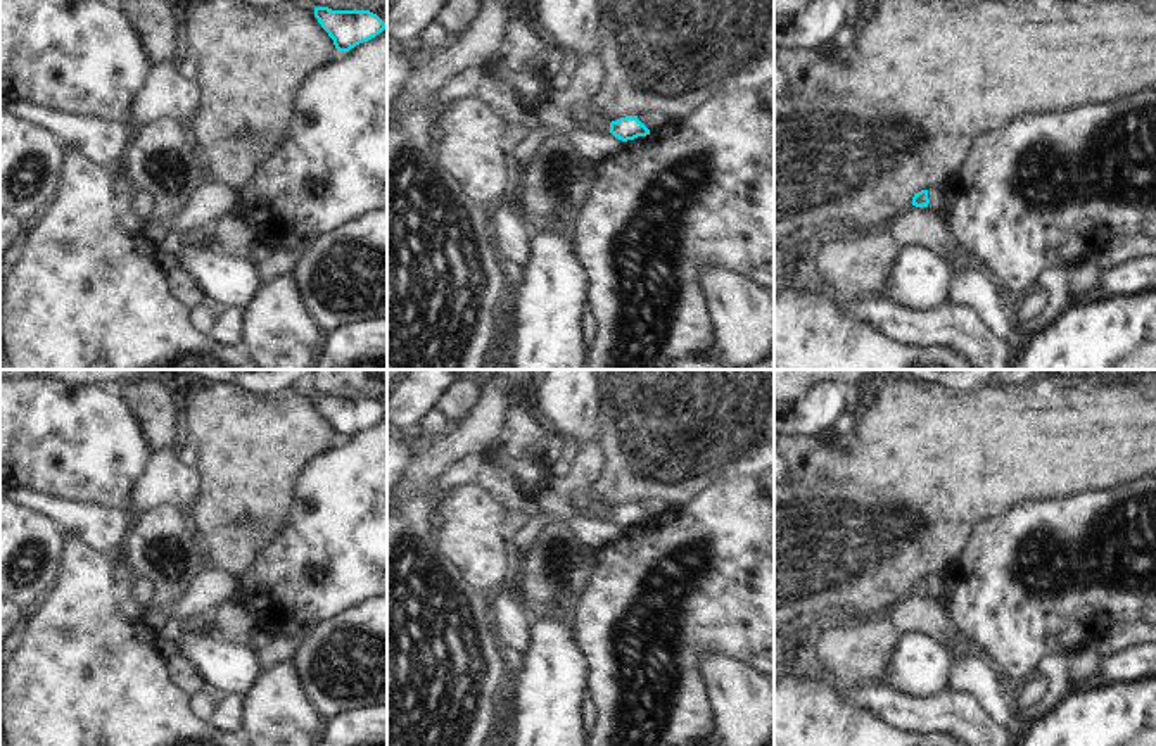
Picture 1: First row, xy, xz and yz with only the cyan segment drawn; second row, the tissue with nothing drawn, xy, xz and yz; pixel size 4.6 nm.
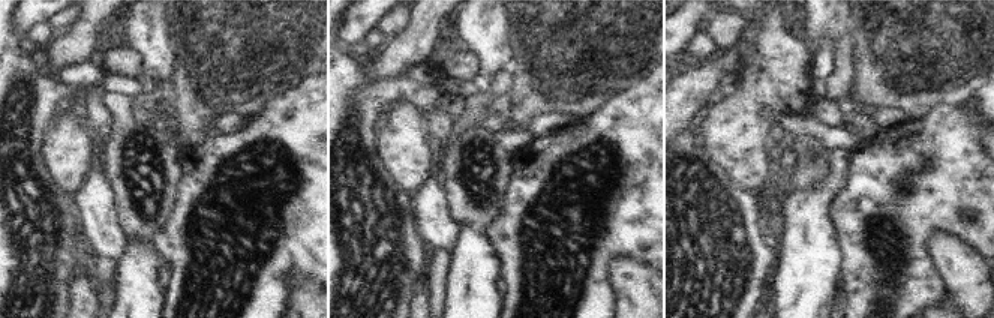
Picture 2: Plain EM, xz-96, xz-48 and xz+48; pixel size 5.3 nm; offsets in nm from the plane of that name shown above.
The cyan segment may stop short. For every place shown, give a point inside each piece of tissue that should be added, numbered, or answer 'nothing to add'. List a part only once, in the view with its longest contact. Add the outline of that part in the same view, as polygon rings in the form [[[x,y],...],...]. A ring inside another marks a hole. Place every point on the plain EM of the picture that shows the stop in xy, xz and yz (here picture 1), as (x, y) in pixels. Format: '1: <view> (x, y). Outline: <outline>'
nothing to add.

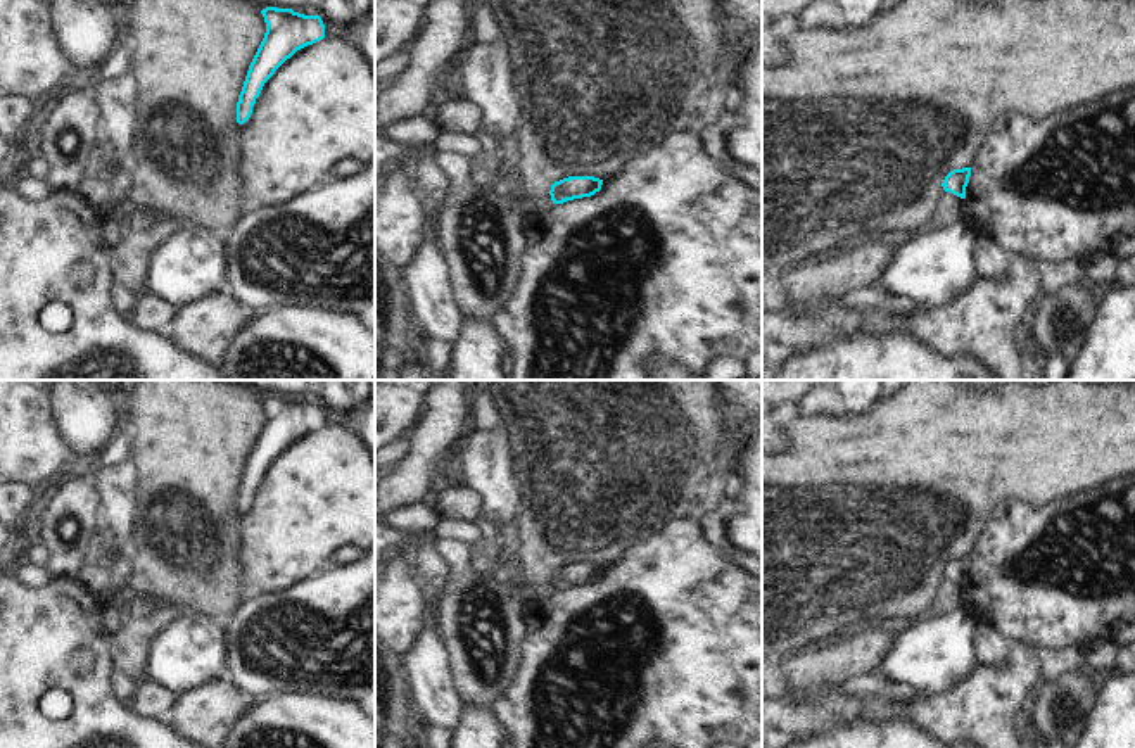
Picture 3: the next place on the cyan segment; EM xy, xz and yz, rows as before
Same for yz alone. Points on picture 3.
nothing to add.

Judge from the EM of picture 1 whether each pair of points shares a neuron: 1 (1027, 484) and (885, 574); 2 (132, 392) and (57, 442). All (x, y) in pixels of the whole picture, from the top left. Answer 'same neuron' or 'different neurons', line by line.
1: same neuron
2: different neurons

